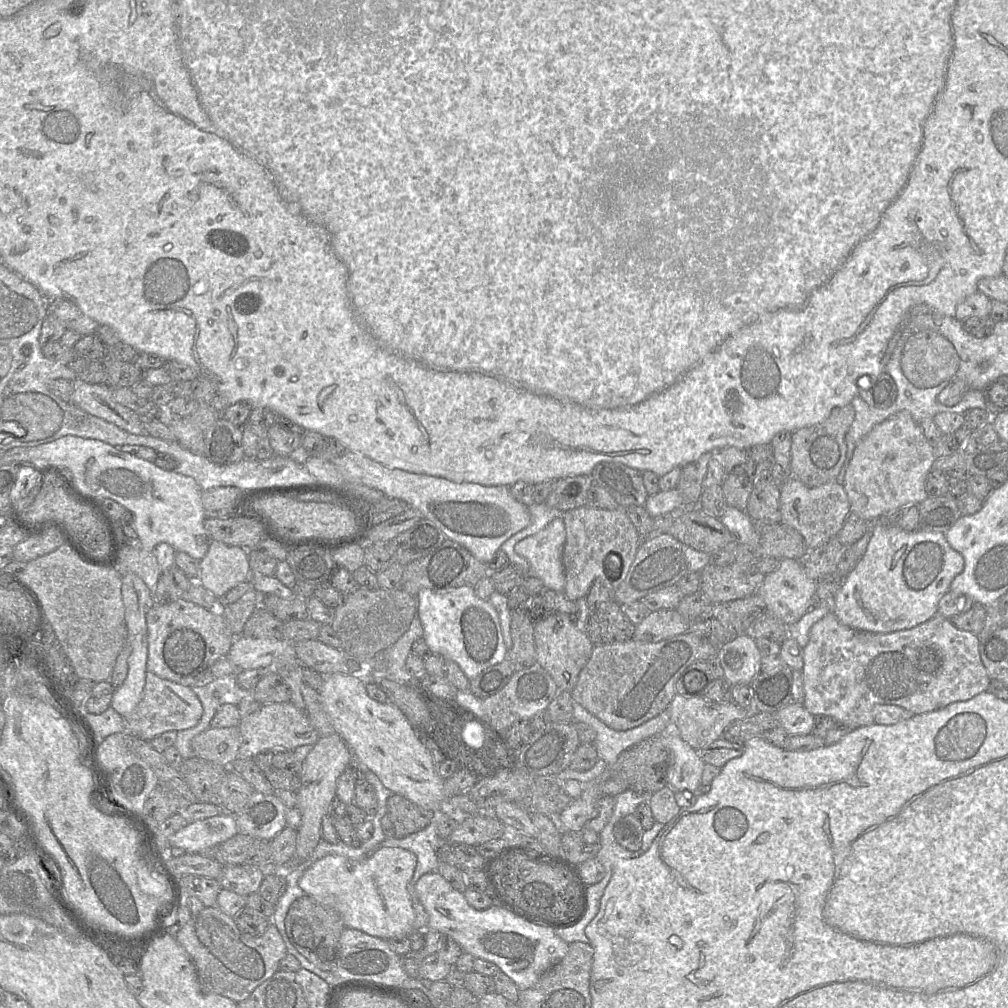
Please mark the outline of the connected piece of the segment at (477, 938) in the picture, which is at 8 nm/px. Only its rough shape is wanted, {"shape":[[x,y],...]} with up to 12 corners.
{"shape":[[437,871],[415,892],[428,927],[519,991],[568,953],[556,927],[469,905]]}

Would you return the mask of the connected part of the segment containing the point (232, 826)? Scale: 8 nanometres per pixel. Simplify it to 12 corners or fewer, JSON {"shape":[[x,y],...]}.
{"shape":[[236,816],[189,822],[169,846],[206,853],[237,833]]}

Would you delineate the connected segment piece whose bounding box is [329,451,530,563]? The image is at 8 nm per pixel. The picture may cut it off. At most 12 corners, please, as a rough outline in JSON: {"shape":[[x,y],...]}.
{"shape":[[352,451],[345,481],[398,499],[489,563],[530,524],[508,486],[388,468]]}

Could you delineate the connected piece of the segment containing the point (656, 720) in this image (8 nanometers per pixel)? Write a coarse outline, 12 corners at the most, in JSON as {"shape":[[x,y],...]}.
{"shape":[[573,701],[573,720],[596,732],[600,760],[617,758],[670,724],[668,709],[645,723],[615,730]]}

